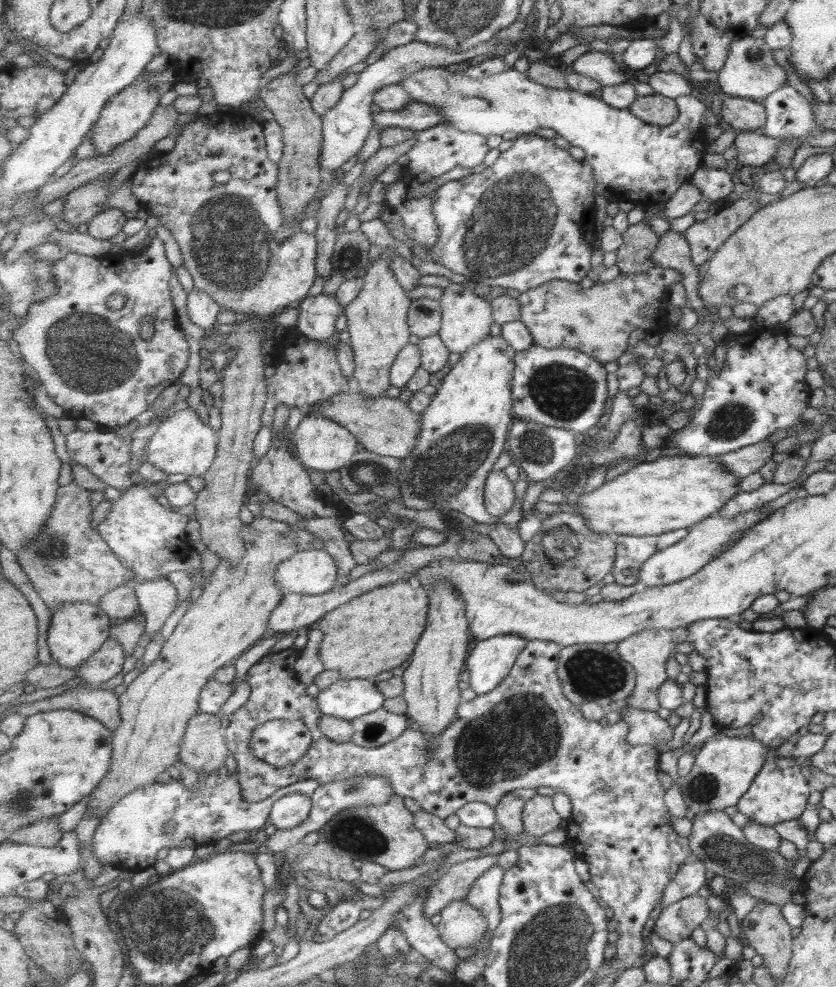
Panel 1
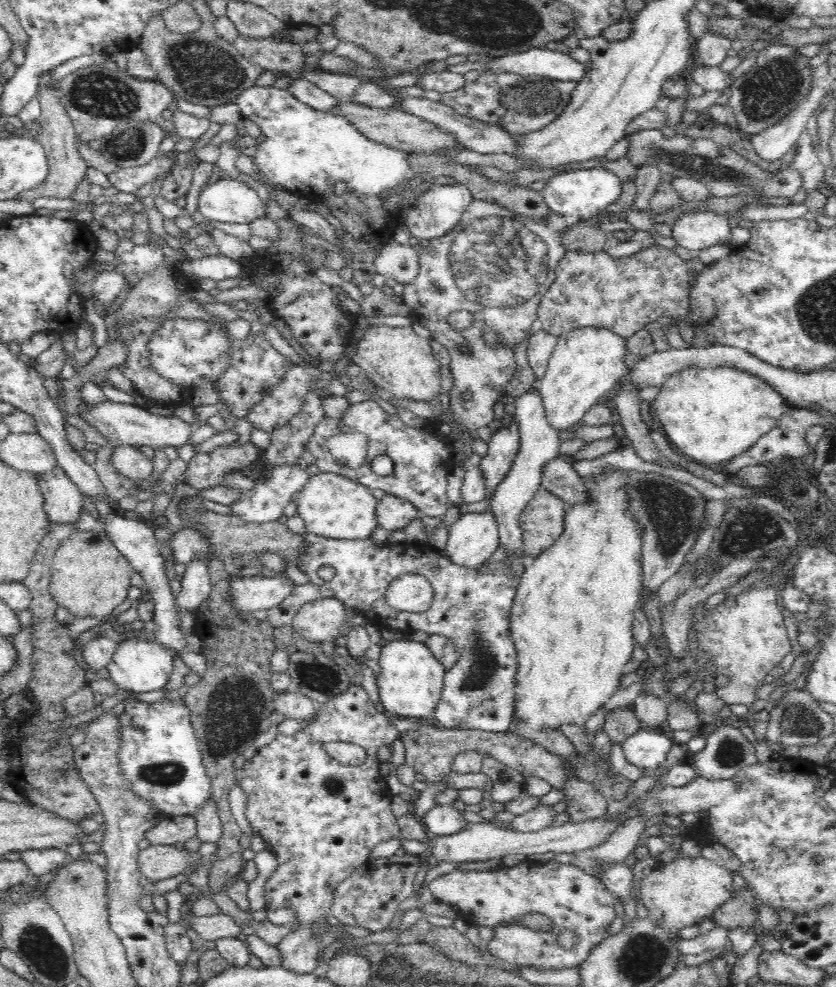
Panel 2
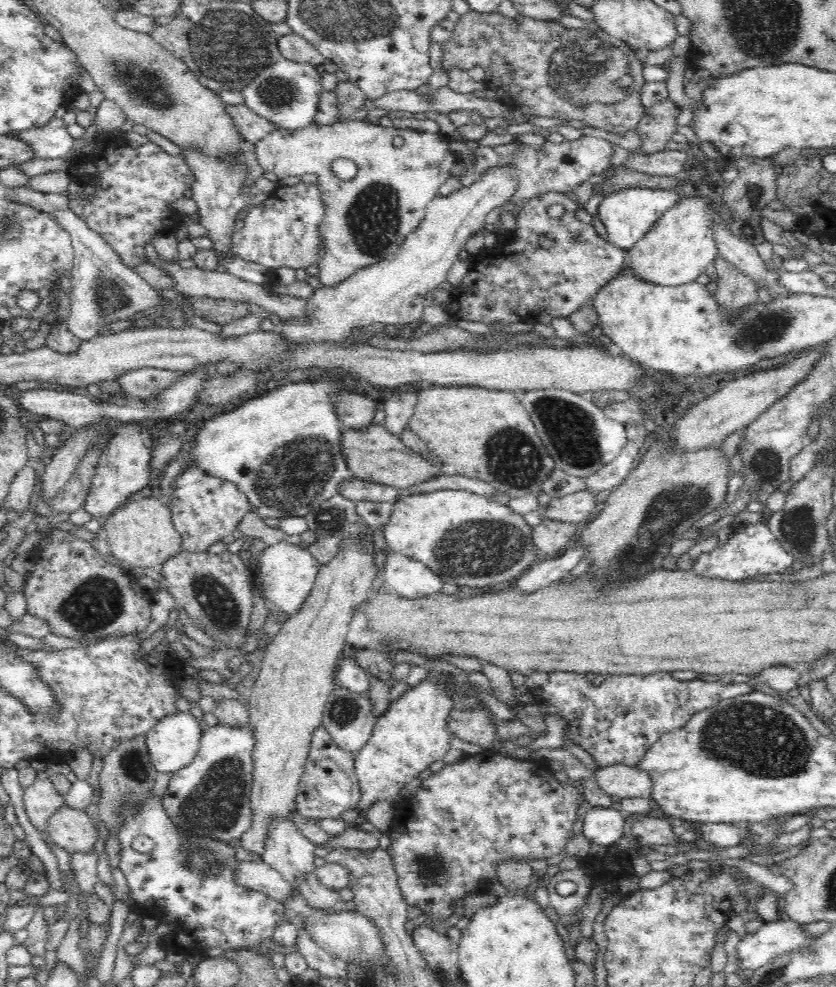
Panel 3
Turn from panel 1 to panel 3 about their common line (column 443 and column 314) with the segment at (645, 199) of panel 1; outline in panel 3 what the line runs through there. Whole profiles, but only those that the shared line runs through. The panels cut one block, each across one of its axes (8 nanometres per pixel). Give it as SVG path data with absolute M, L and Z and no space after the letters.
M282 58L280 62L264 69L241 90L243 104L262 118L270 119L280 129L298 130L313 123L320 95L324 92L321 78L314 65Z

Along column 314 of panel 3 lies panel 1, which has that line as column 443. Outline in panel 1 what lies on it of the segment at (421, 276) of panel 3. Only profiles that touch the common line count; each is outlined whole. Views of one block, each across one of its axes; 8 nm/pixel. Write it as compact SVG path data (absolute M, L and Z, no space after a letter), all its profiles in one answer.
M464 284L445 287L440 301L443 305L442 330L438 336L451 353L468 353L473 346L480 345L485 342L485 338L490 337L491 324L495 322L490 301L483 300L483 297L479 297L473 289Z

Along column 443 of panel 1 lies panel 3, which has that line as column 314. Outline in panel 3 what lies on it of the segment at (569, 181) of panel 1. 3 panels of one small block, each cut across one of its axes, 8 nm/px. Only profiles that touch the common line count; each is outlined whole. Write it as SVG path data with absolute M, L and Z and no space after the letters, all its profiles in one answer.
M317 183L278 186L262 204L248 212L244 227L234 234L232 254L272 270L281 267L306 270L318 266L322 245L317 232L325 216L320 196Z

